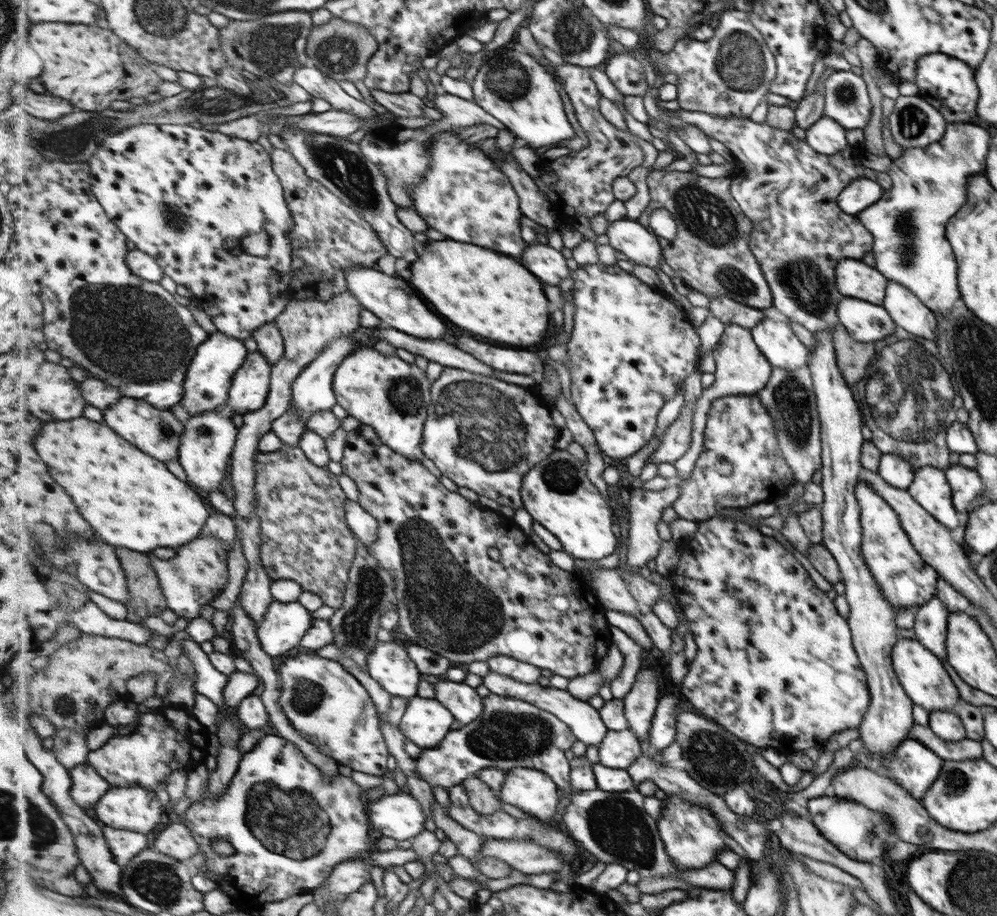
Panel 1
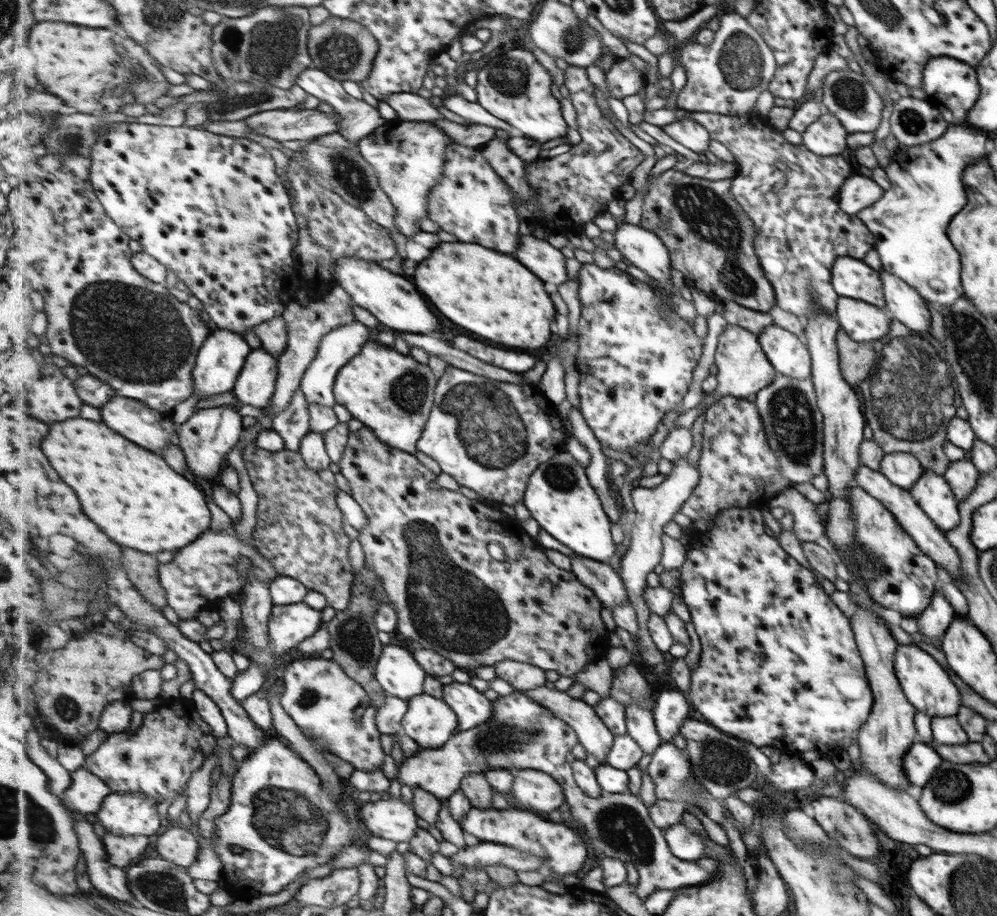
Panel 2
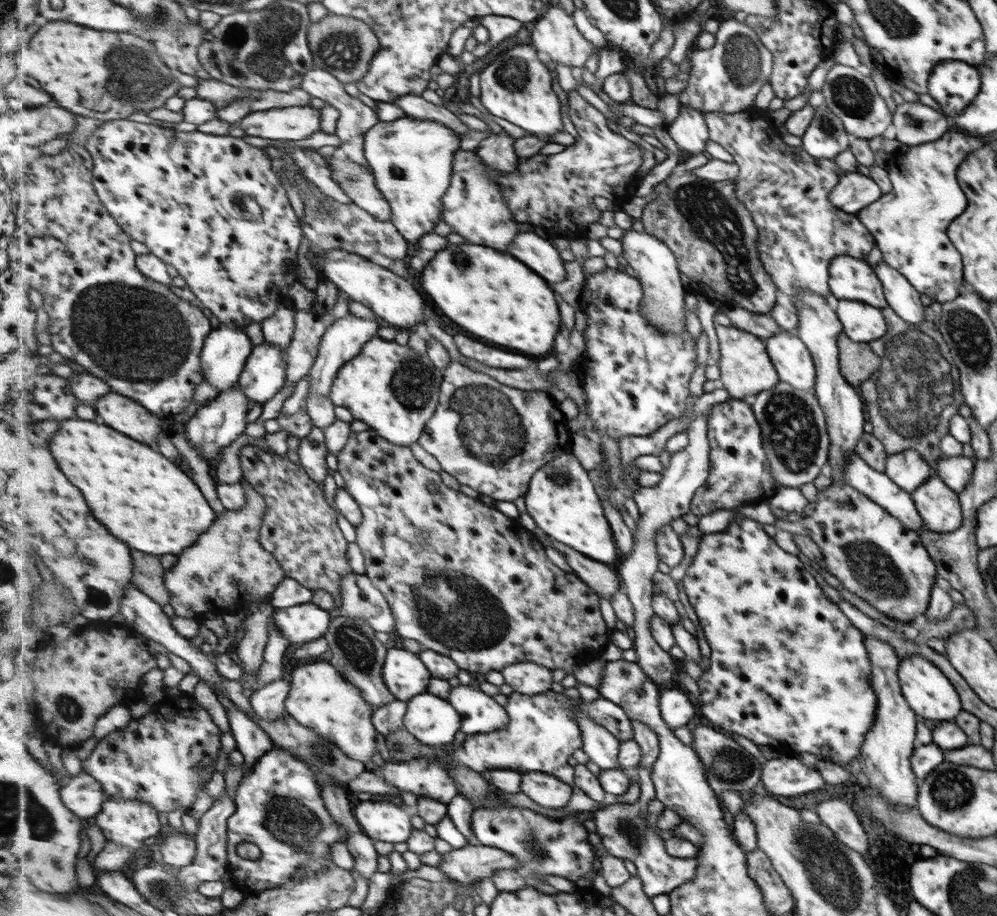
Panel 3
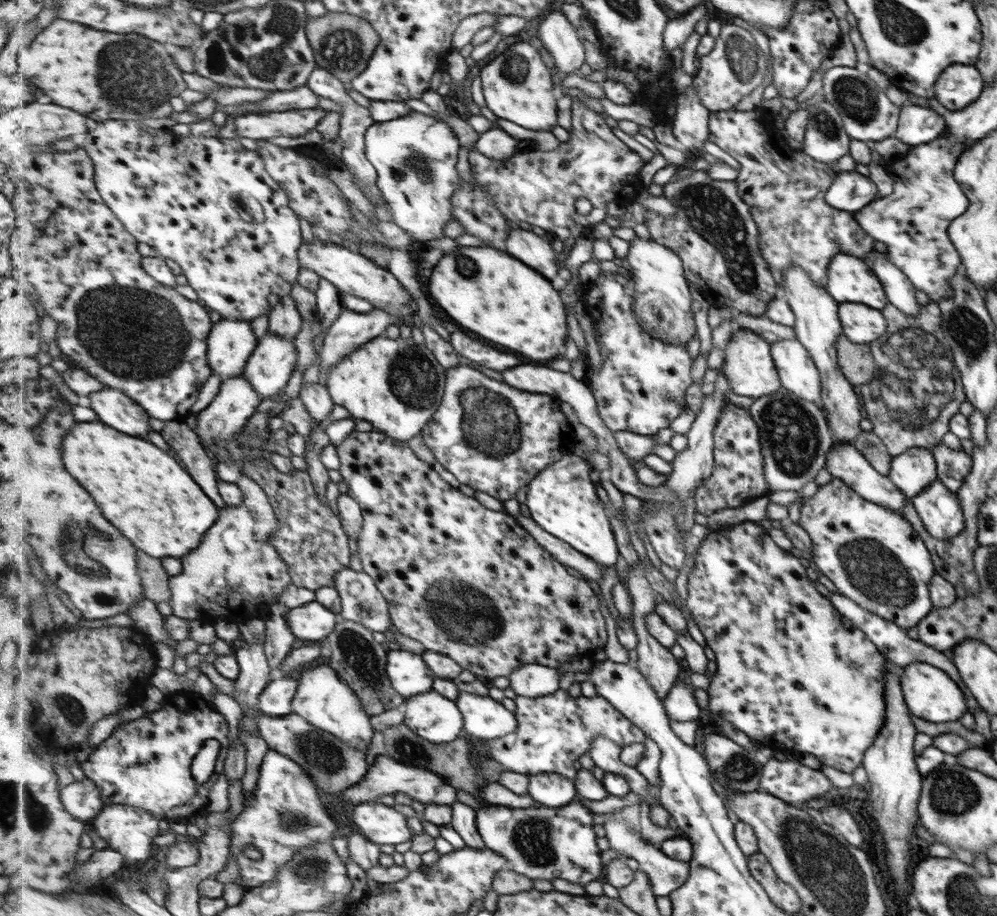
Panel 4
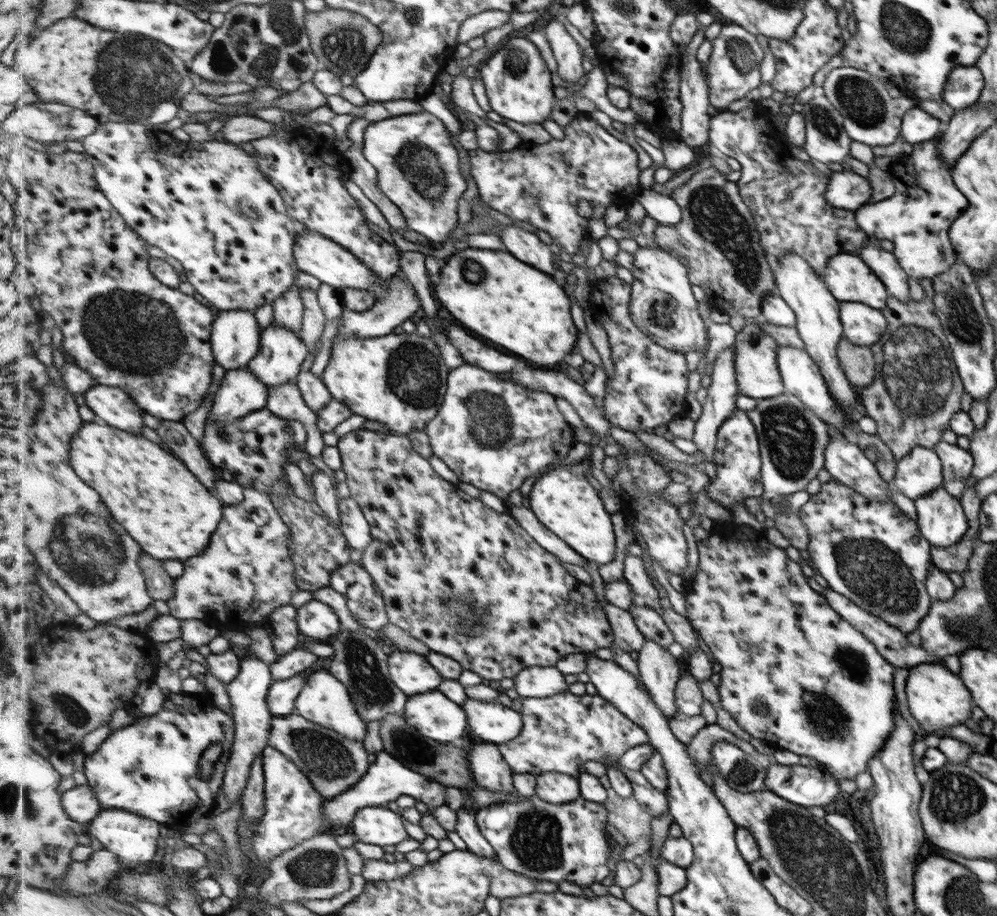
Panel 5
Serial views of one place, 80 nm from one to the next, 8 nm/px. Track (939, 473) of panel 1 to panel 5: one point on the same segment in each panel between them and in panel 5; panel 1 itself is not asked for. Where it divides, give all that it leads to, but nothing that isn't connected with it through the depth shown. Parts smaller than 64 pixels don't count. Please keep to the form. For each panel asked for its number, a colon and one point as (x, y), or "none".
2: (932, 492)
3: (939, 507)
4: (938, 508)
5: (941, 521)

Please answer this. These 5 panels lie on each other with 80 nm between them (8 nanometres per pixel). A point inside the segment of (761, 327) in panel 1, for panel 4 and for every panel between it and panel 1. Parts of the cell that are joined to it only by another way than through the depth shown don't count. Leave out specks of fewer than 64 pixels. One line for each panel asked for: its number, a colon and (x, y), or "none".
2: (789, 355)
3: (793, 362)
4: (797, 372)

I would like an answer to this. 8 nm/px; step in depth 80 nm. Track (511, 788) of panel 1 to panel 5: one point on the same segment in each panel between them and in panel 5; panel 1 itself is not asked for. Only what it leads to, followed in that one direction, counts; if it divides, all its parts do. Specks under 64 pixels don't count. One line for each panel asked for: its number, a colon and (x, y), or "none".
2: (535, 790)
3: (549, 791)
4: (550, 789)
5: (555, 787)

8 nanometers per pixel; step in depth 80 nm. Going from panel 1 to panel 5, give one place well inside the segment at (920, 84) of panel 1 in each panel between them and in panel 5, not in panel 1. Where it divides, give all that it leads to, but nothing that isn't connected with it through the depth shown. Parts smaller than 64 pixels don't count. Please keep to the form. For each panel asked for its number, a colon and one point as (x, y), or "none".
2: (949, 85)
3: (954, 85)
4: (959, 85)
5: (962, 88)

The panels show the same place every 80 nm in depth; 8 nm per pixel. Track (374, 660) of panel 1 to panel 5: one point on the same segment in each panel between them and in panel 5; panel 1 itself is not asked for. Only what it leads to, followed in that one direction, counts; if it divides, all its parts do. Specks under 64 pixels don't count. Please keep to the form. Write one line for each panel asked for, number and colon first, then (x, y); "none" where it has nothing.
2: (398, 671)
3: (405, 673)
4: (410, 674)
5: (414, 674)

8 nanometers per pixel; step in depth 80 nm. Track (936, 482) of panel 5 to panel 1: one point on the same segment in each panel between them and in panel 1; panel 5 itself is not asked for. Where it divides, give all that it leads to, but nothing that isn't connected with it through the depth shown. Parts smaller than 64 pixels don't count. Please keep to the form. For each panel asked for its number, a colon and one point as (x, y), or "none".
1: (896, 471)
2: (902, 469)
3: (906, 469)
4: (911, 471)

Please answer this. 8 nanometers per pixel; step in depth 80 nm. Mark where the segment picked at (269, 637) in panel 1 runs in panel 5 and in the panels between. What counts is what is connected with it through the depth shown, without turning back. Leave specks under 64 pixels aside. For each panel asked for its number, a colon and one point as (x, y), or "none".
2: (289, 626)
3: (304, 623)
4: (312, 622)
5: (316, 620)

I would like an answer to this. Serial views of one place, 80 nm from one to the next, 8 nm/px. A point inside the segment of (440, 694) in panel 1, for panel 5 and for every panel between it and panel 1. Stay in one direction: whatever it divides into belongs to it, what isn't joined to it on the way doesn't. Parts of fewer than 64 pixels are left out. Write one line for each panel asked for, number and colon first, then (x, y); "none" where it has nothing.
2: (472, 707)
3: (480, 713)
4: (486, 718)
5: (491, 721)

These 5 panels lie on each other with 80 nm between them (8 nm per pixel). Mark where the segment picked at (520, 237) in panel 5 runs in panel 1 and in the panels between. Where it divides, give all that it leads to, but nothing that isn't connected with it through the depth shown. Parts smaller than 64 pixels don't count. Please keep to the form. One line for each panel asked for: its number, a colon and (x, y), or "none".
1: (550, 264)
2: (538, 255)
3: (541, 255)
4: (536, 251)

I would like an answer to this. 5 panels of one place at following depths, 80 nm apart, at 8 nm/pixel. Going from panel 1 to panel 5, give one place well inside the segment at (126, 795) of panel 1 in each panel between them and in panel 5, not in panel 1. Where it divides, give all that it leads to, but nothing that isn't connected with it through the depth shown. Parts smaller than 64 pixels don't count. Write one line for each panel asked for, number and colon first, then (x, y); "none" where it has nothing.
2: (126, 813)
3: (129, 823)
4: (130, 830)
5: (134, 838)

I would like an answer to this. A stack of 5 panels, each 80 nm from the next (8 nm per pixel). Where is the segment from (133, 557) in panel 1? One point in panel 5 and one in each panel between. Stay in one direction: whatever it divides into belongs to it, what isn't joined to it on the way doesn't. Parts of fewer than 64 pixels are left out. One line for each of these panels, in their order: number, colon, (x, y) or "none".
2: (143, 569)
3: (149, 575)
4: (154, 577)
5: (161, 586)

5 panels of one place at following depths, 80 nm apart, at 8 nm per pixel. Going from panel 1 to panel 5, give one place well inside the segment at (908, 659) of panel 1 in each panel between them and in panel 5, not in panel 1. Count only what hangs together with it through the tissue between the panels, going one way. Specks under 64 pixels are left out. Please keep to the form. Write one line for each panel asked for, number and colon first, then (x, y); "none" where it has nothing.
2: (927, 686)
3: (927, 690)
4: (933, 695)
5: (938, 699)

